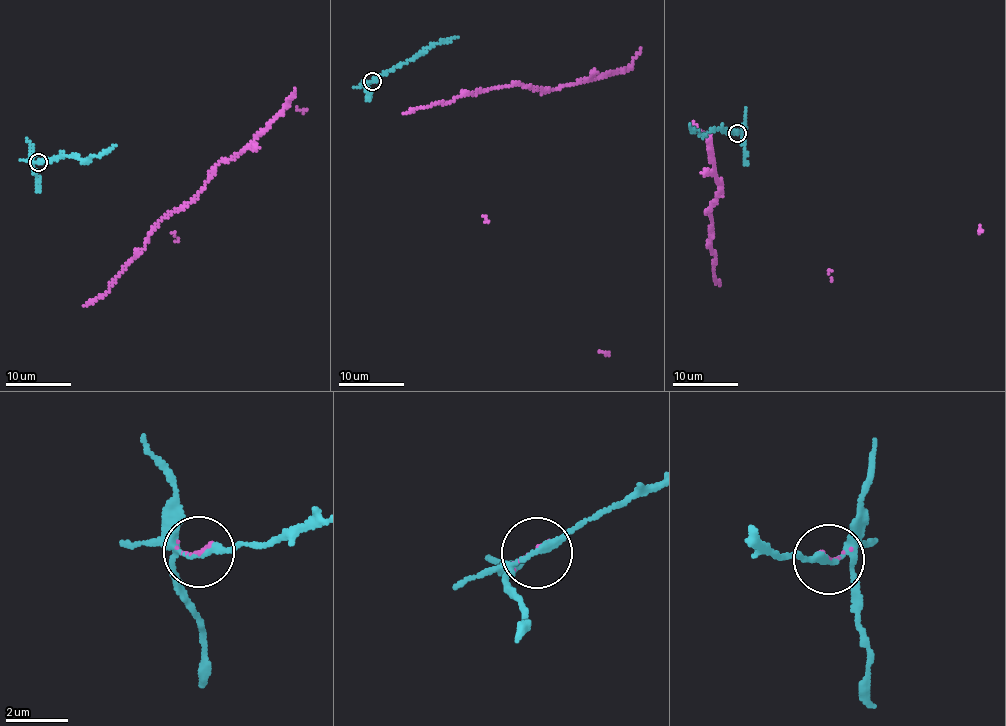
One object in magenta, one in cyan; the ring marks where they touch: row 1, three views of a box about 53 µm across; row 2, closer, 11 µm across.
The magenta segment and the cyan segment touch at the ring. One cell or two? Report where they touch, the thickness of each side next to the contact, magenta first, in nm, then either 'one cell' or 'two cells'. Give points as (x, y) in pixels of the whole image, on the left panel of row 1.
place (38, 162); calibres 120 and 190 nm; two cells

